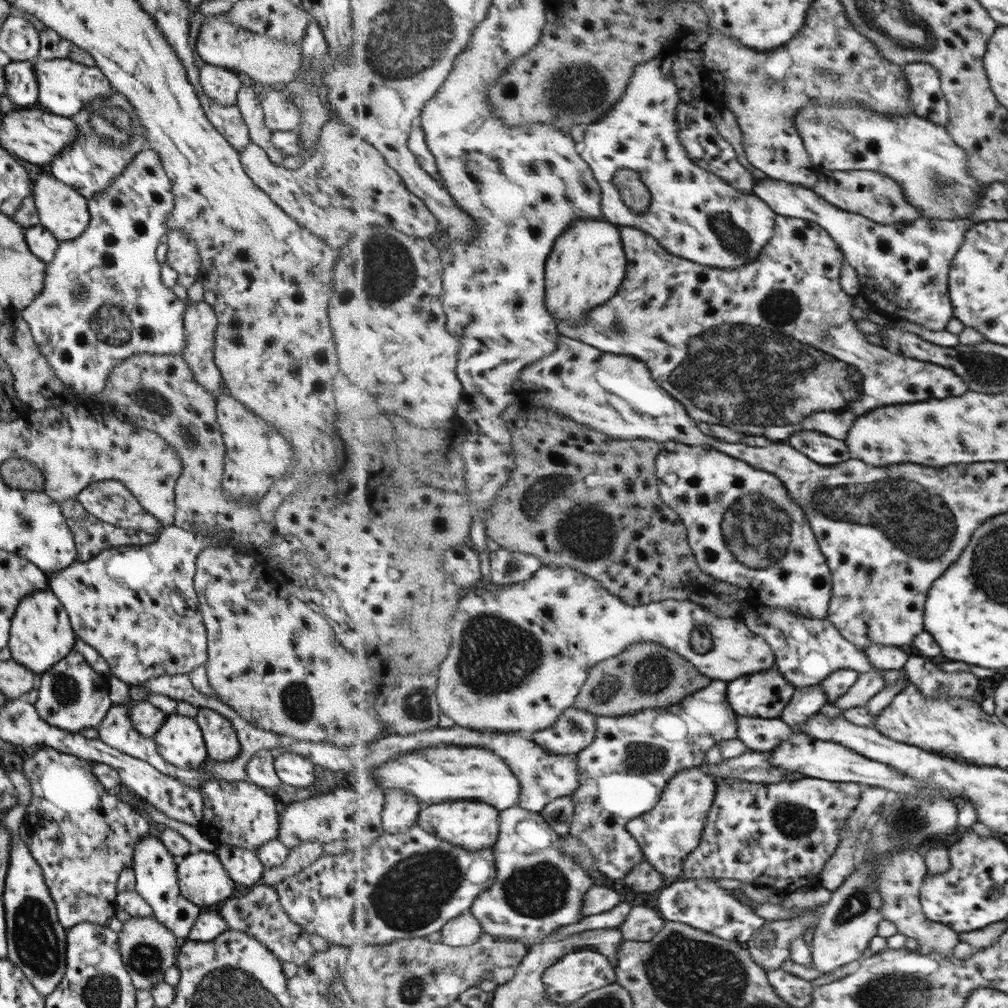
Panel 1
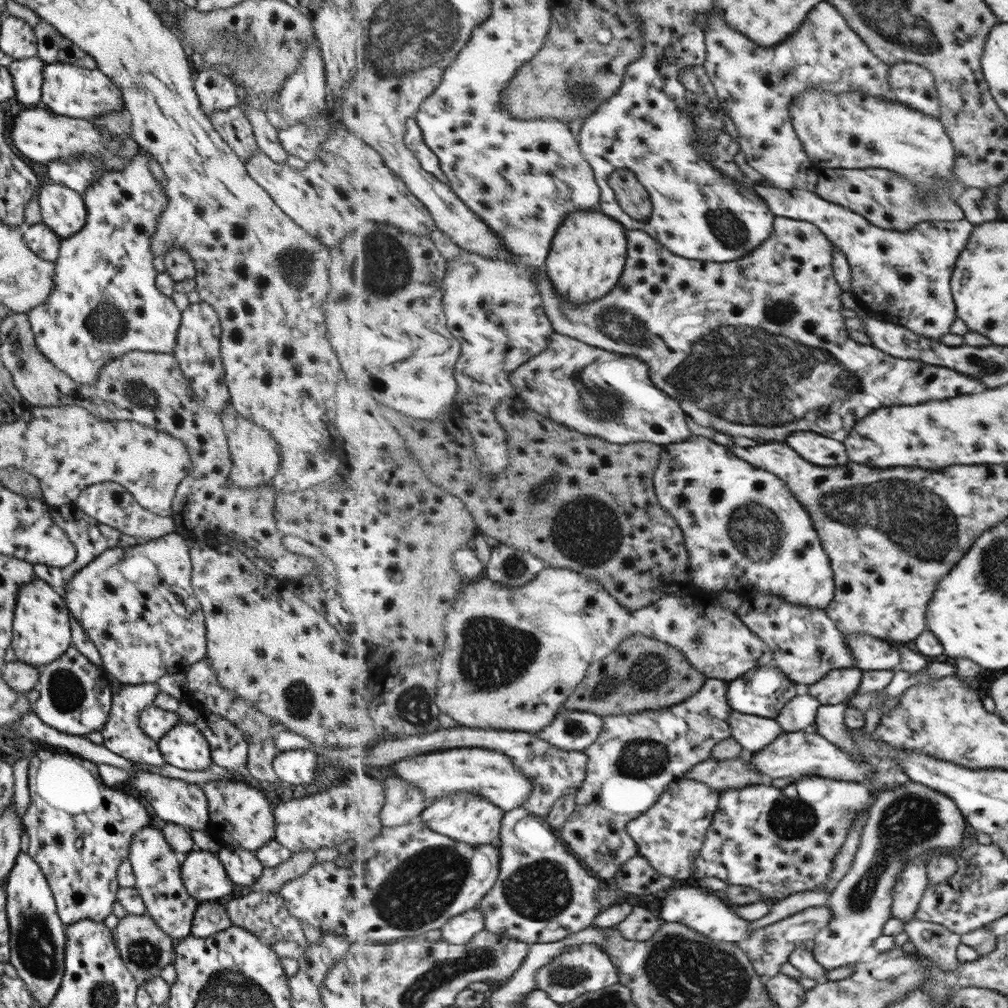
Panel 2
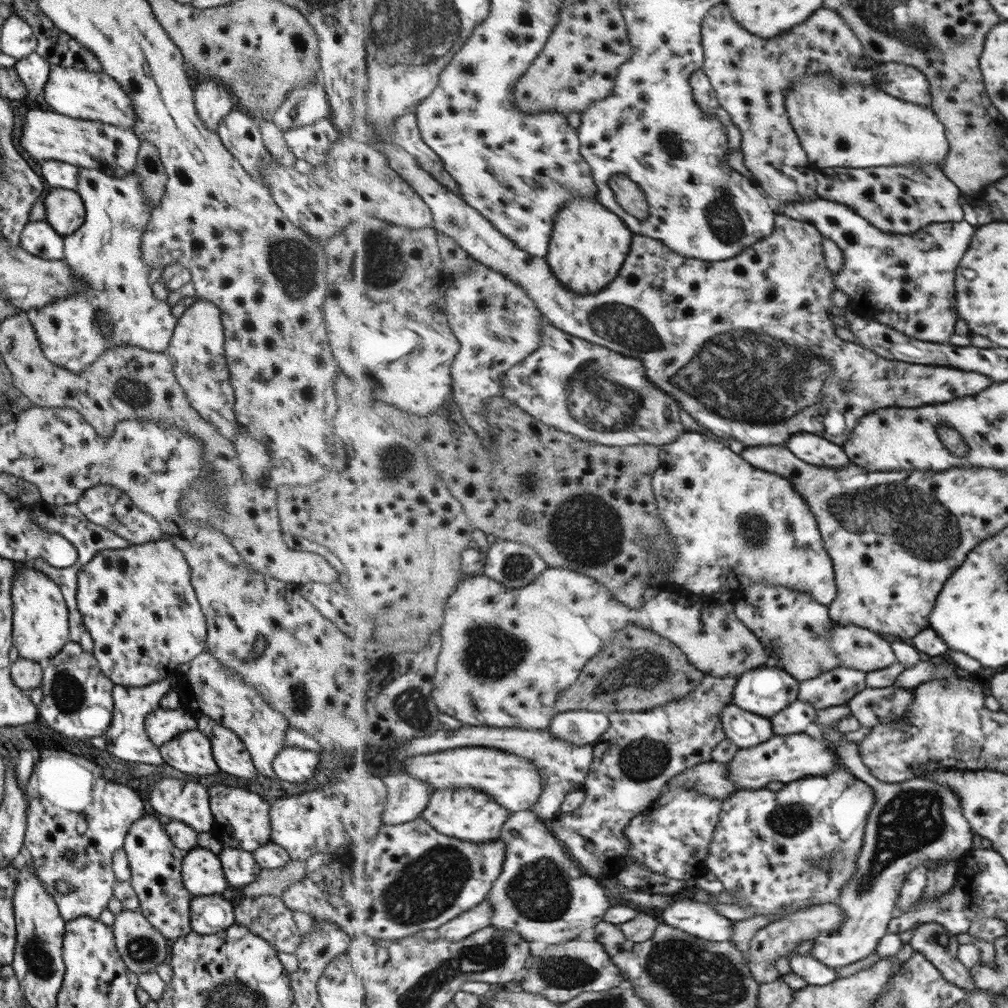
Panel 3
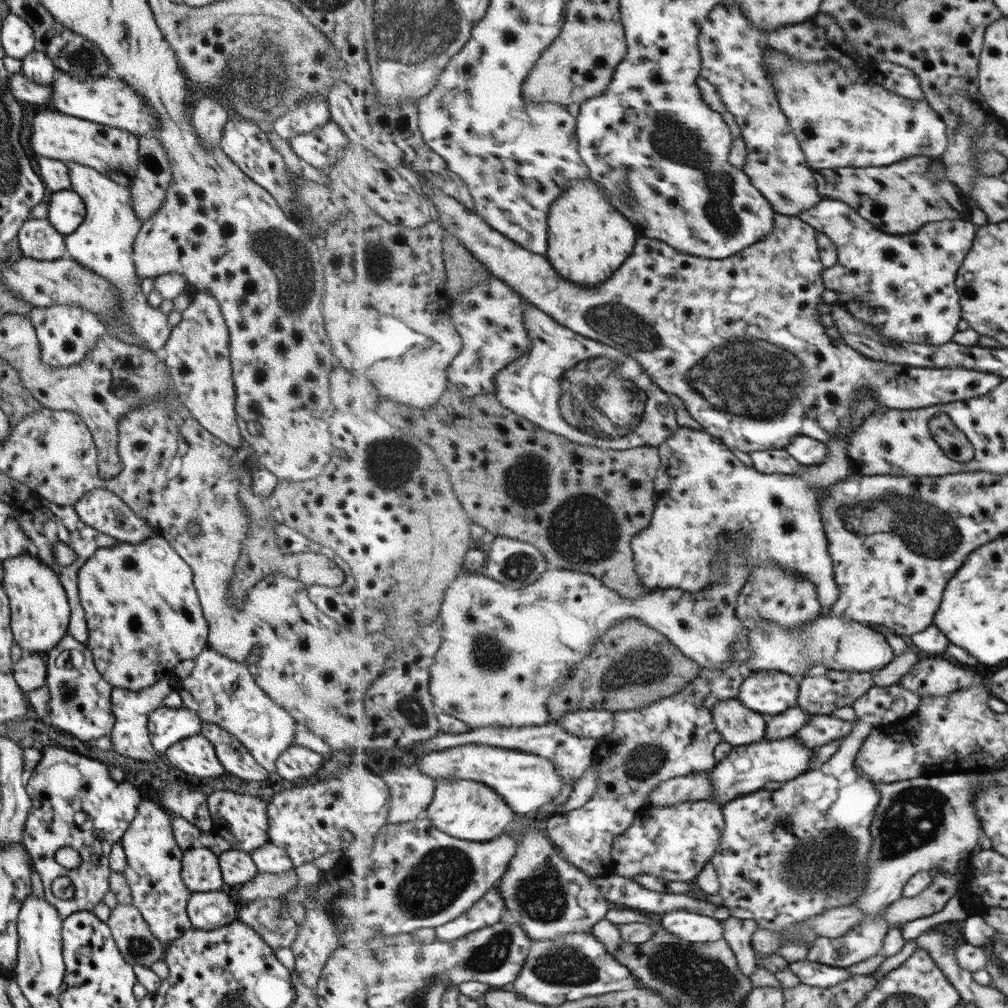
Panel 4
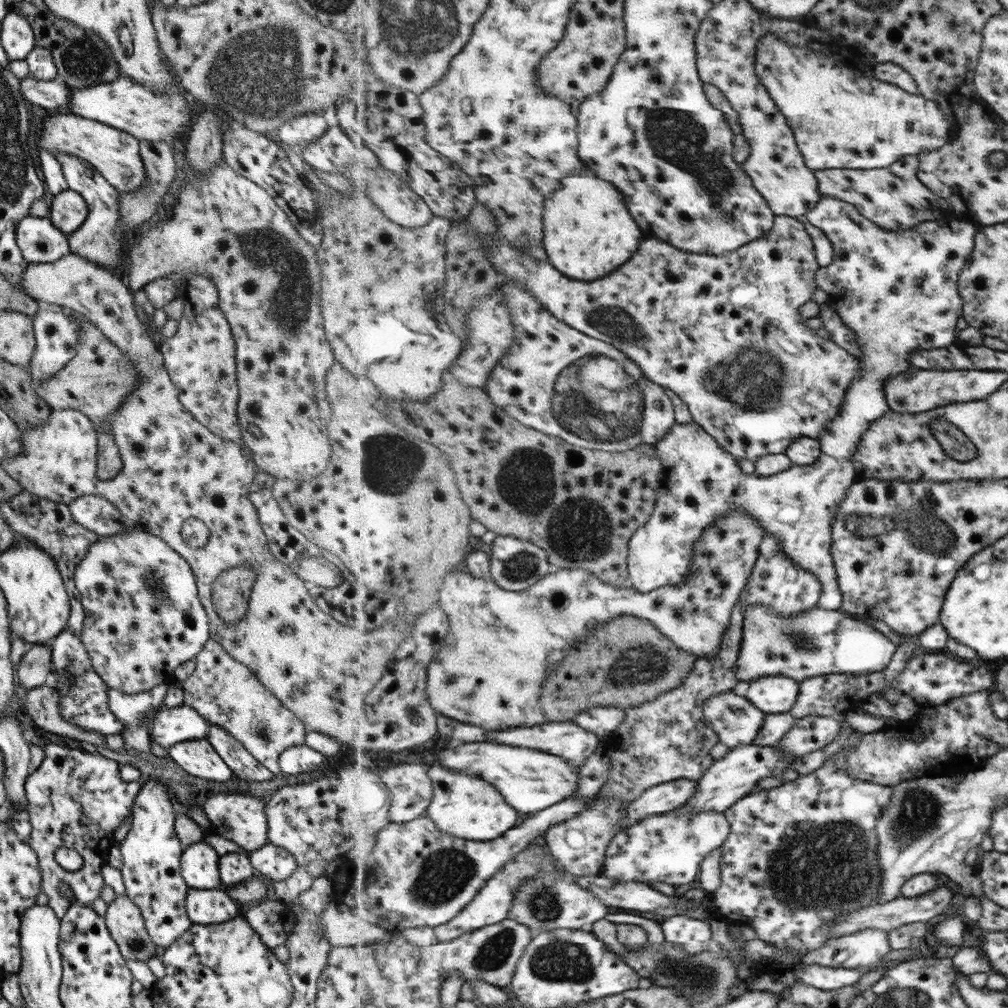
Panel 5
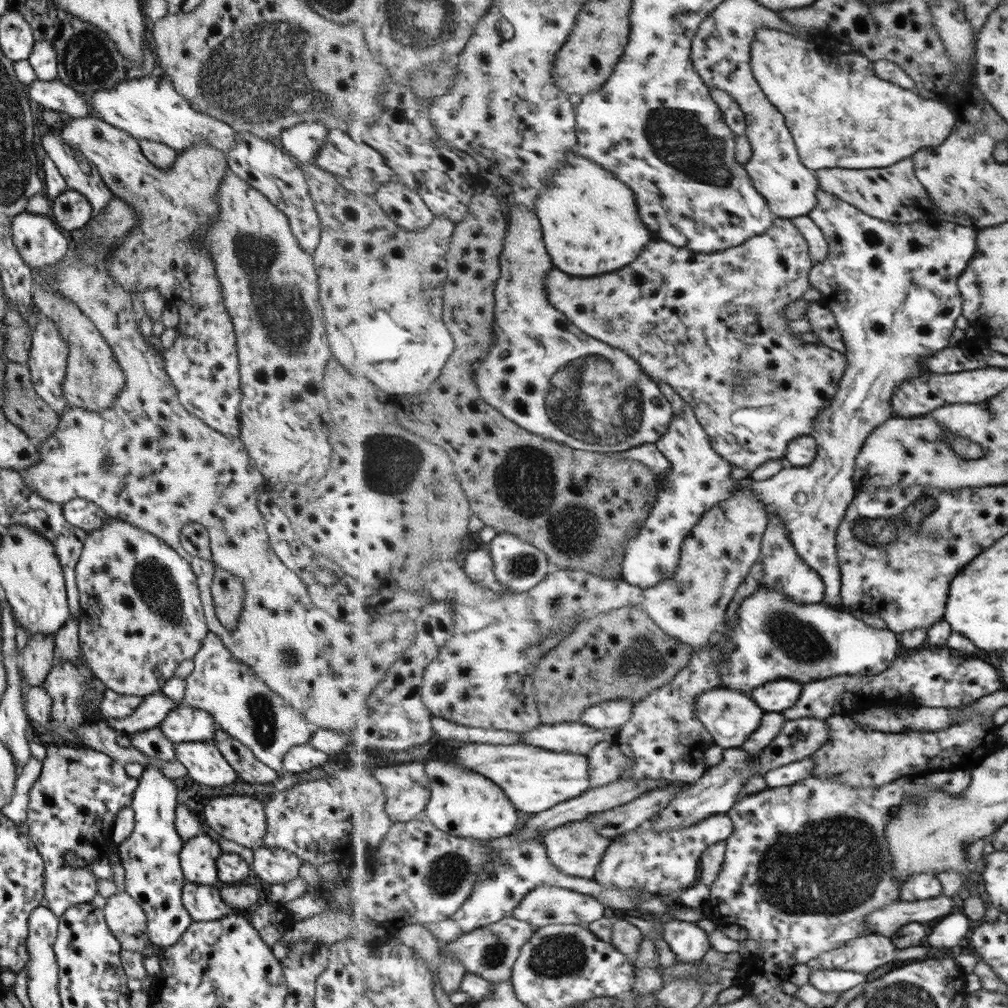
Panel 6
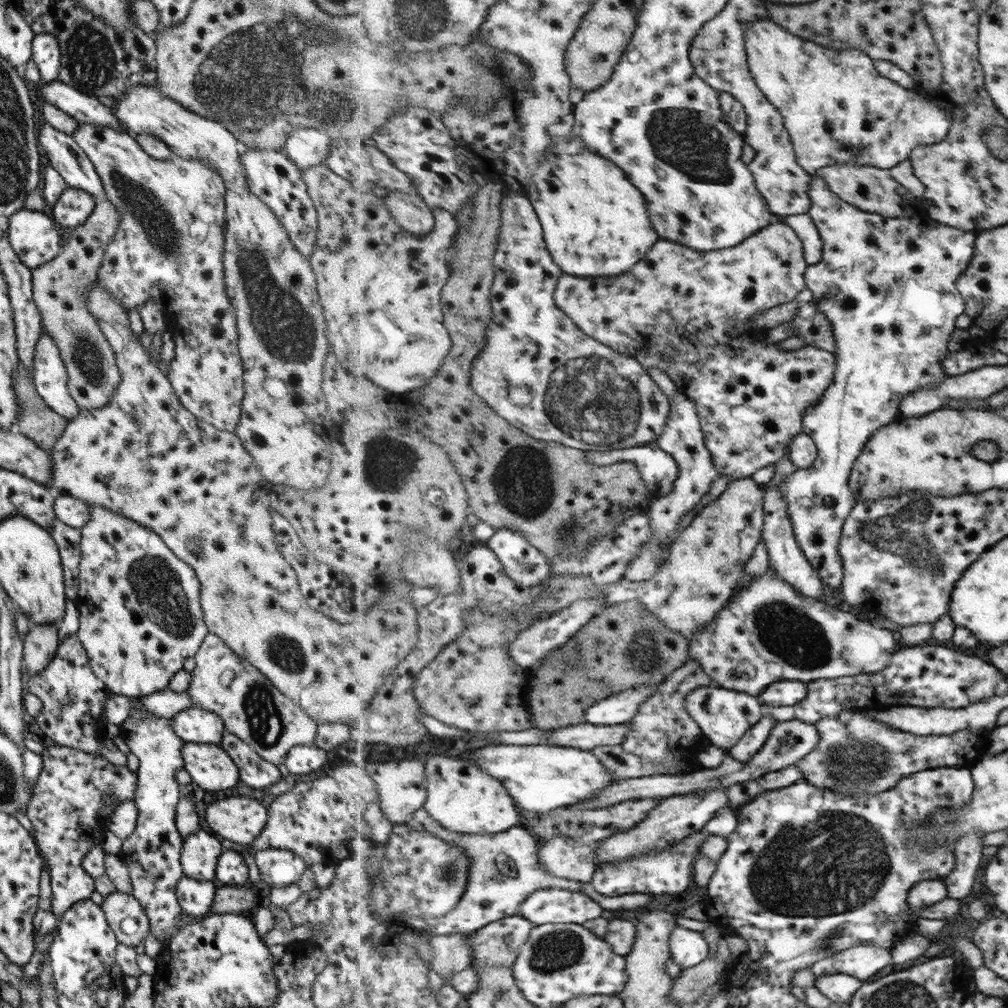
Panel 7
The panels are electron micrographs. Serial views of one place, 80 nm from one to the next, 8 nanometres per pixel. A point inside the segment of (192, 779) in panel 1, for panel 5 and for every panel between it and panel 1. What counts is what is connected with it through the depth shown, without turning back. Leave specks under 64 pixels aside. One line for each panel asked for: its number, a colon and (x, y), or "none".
2: (120, 734)
3: (125, 738)
4: (130, 709)
5: (128, 708)

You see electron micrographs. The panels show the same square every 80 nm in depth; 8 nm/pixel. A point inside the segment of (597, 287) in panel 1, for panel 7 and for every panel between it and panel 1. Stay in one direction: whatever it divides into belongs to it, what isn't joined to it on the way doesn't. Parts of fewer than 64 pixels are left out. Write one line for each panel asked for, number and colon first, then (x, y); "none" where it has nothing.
2: (589, 255)
3: (590, 243)
4: (590, 238)
5: (589, 232)
6: (586, 204)
7: (596, 222)

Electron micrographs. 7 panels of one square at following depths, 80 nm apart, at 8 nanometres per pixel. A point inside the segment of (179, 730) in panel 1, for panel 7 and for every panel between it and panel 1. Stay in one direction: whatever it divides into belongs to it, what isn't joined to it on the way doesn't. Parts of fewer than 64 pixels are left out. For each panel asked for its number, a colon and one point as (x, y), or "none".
2: (182, 746)
3: (189, 752)
4: (194, 755)
5: (196, 757)
6: (204, 764)
7: (209, 766)

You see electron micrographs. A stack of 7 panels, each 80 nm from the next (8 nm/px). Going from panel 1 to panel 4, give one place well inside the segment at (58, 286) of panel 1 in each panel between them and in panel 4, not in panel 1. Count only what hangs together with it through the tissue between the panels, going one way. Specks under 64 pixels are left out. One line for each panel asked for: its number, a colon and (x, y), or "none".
2: (104, 302)
3: (116, 307)
4: (103, 242)

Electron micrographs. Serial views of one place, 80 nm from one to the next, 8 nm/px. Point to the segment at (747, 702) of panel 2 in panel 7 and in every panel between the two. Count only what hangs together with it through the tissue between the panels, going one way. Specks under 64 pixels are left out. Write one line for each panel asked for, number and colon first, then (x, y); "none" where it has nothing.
3: (767, 690)
4: (770, 692)
5: (775, 694)
6: (779, 695)
7: (788, 692)

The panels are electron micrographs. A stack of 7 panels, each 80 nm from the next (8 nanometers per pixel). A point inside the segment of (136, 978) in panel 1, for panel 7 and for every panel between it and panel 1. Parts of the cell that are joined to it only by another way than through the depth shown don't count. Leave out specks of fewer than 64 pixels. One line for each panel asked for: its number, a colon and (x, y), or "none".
2: (144, 949)
3: (141, 948)
4: (136, 945)
5: (122, 919)
6: (124, 918)
7: (126, 918)

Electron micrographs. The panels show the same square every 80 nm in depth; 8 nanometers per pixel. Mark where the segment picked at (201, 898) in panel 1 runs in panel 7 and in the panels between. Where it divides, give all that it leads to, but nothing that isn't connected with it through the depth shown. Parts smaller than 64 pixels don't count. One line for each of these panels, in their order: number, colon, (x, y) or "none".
2: (203, 876)
3: (201, 873)
4: (199, 871)
5: (198, 862)
6: (197, 859)
7: (199, 852)

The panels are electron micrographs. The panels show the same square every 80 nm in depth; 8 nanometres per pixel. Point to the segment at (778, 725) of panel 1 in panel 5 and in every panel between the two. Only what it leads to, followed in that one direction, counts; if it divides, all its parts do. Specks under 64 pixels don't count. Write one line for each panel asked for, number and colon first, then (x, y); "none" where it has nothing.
2: (753, 733)
3: (746, 729)
4: (739, 725)
5: (737, 721)

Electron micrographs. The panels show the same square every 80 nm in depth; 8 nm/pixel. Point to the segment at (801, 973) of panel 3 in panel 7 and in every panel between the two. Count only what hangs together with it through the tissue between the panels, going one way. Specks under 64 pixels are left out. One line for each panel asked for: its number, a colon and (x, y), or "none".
4: (816, 974)
5: (826, 978)
6: (829, 981)
7: (840, 988)

